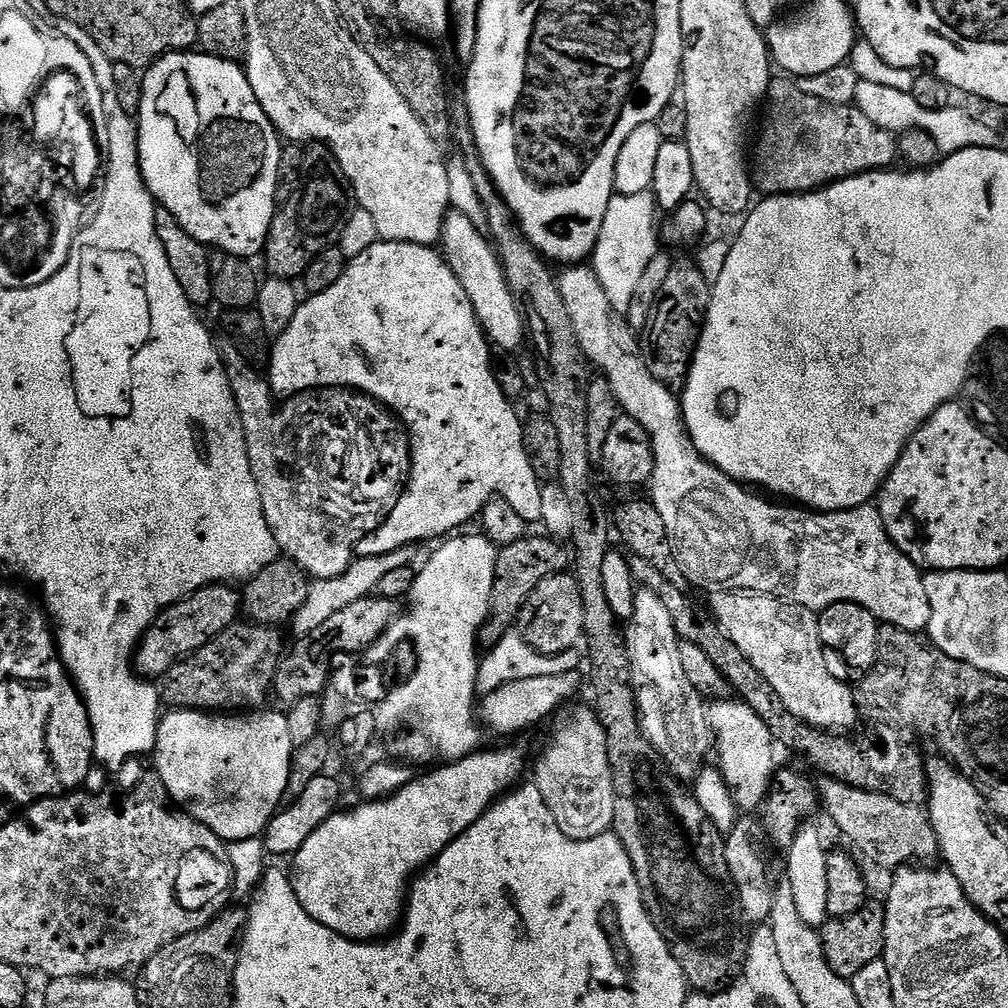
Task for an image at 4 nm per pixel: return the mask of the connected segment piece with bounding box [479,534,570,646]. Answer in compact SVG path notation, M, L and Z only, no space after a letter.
M529 534L523 540L503 545L497 551L496 573L492 587L492 610L487 622L480 630L479 643L481 645L491 646L499 642L519 621L522 606L526 602L526 598L530 598L534 586L538 586L538 582L542 582L542 578L556 576L569 567L569 549L567 547L564 549L564 546L547 535L539 535Z

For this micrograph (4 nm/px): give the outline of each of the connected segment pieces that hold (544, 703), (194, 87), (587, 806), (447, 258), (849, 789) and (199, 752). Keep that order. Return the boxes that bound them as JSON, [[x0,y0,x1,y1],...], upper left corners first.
[[478,670,582,734],[138,50,282,258],[534,707,614,840],[443,210,526,353],[815,775,939,870],[155,710,294,841]]

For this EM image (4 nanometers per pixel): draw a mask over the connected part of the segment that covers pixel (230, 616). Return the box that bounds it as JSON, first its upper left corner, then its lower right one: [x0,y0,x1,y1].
[134,582,242,678]

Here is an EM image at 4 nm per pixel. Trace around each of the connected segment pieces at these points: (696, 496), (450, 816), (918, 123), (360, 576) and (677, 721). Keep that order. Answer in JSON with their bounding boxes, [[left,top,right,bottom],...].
[[558,267,930,634],[290,748,524,942],[854,80,1002,154],[290,546,417,638],[624,587,714,782]]

